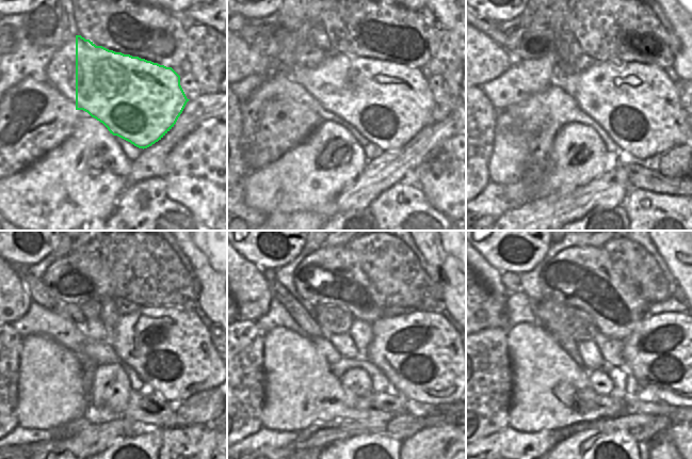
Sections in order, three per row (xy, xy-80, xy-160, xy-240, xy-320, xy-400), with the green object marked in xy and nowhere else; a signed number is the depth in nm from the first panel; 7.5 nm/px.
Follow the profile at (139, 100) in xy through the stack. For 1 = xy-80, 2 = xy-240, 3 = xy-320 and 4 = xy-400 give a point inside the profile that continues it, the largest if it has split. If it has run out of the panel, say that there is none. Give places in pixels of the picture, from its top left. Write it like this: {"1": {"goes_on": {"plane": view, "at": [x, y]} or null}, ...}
{"1": {"goes_on": {"plane": "xy-80", "at": [382, 101]}}, "2": {"goes_on": {"plane": "xy-240", "at": [170, 348]}}, "3": {"goes_on": {"plane": "xy-320", "at": [420, 353]}}, "4": {"goes_on": {"plane": "xy-400", "at": [670, 353]}}}

